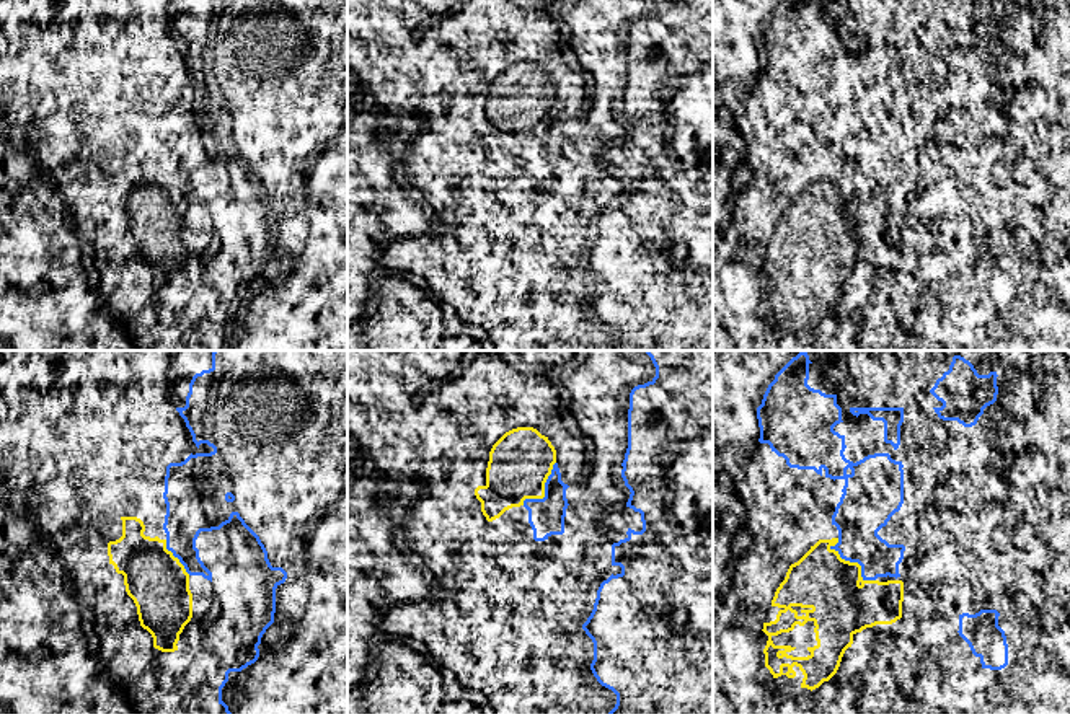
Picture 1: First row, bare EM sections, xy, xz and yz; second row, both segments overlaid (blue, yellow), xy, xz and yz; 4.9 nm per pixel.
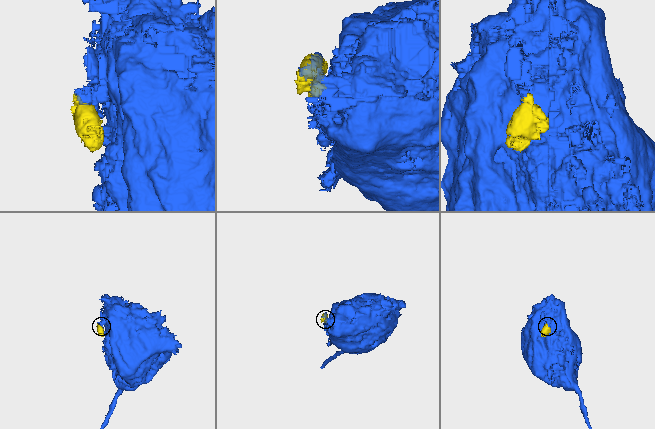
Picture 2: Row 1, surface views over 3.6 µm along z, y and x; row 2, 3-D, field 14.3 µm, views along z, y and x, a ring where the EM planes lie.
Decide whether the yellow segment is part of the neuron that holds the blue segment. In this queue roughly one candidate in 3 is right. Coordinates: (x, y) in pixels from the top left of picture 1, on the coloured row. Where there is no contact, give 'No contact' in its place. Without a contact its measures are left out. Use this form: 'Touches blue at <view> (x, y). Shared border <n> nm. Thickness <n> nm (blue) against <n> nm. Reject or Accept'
Touches blue at yz (857, 561). Shared border 280 nm. Thickness 240 nm (blue) against 300 nm. Reject

